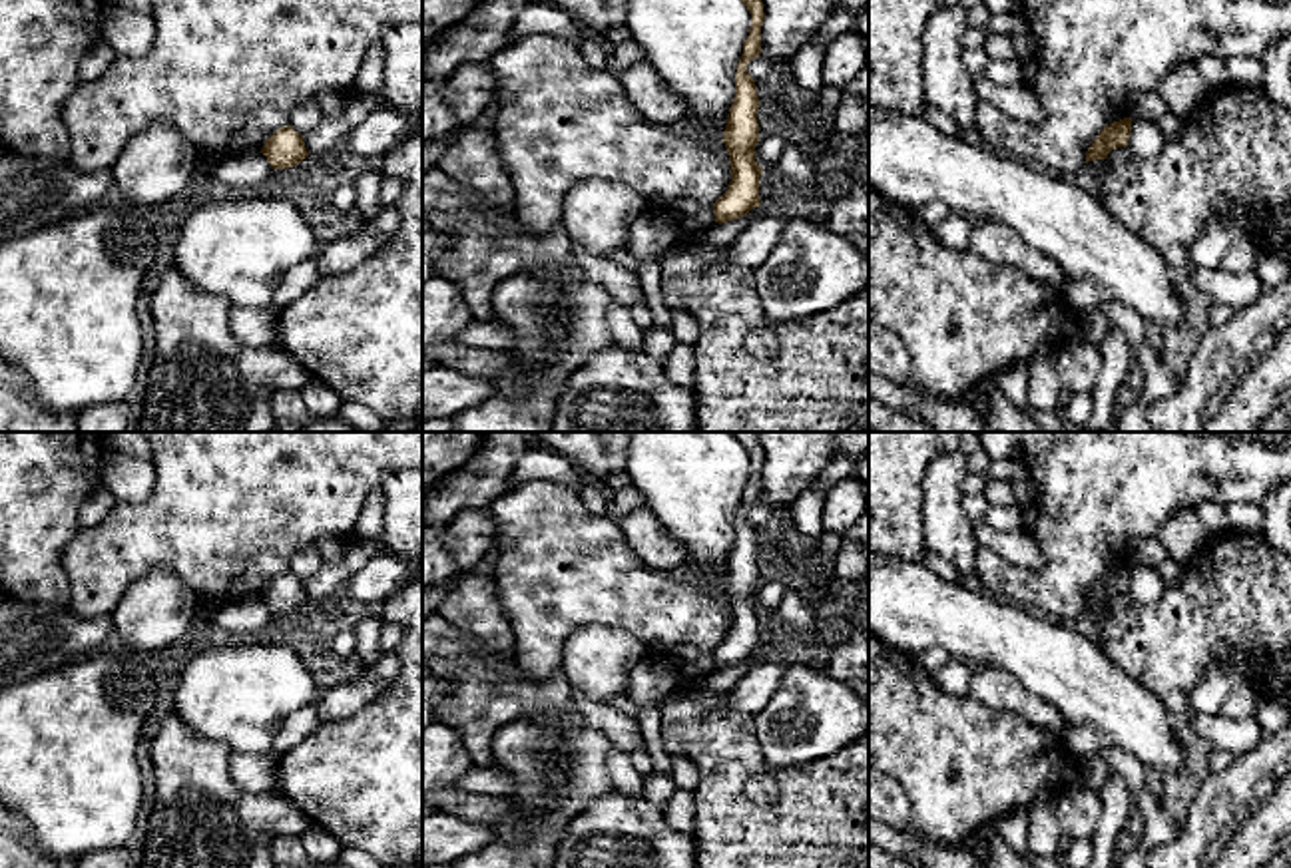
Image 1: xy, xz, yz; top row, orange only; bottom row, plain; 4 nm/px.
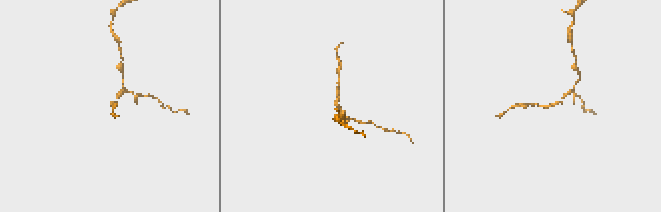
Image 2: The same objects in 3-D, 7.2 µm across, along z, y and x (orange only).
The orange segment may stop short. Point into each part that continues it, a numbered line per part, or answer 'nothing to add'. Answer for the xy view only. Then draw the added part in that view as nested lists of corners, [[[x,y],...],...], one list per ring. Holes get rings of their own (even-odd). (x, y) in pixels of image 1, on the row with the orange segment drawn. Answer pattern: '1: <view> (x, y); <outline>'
nothing to add

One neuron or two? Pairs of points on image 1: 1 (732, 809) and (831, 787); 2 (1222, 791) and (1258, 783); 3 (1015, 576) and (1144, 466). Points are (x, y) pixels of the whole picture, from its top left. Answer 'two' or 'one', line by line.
1: one
2: one
3: one

